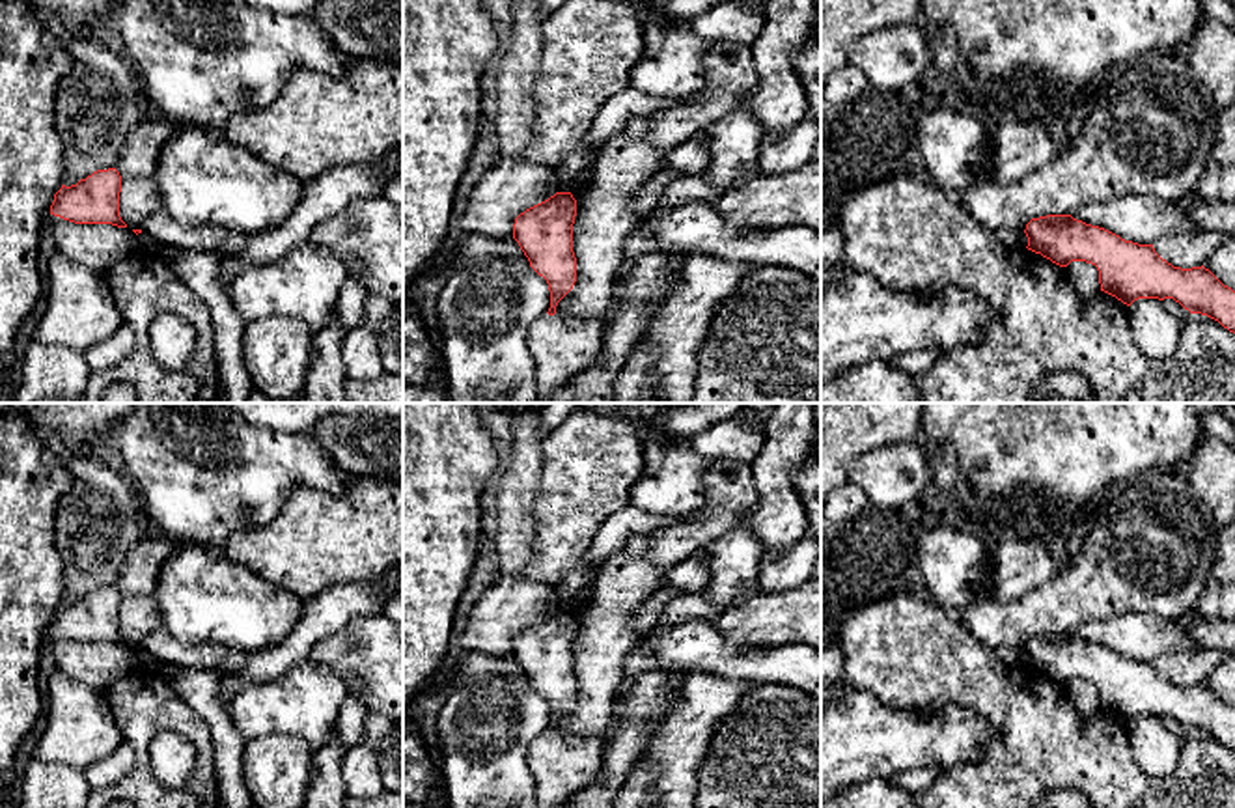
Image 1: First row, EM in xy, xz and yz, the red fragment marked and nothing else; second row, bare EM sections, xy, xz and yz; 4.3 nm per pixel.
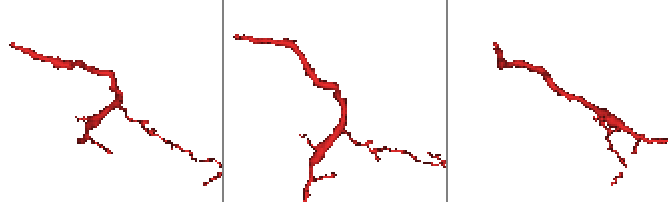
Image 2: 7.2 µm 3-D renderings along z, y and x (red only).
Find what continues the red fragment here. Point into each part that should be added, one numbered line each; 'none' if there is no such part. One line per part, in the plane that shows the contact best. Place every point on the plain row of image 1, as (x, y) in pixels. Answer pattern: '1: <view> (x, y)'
none

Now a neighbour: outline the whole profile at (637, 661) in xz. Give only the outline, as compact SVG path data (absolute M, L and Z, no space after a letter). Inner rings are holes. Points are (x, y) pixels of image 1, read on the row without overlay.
M638 640L634 649L625 657L625 676L623 676L623 681L616 692L616 698L614 698L614 704L612 704L612 724L606 731L606 737L612 735L619 722L621 722L621 717L623 717L623 696L627 692L627 689L632 685L632 681L636 679L638 674L644 674L647 670L662 670L664 664L653 661L642 642Z

